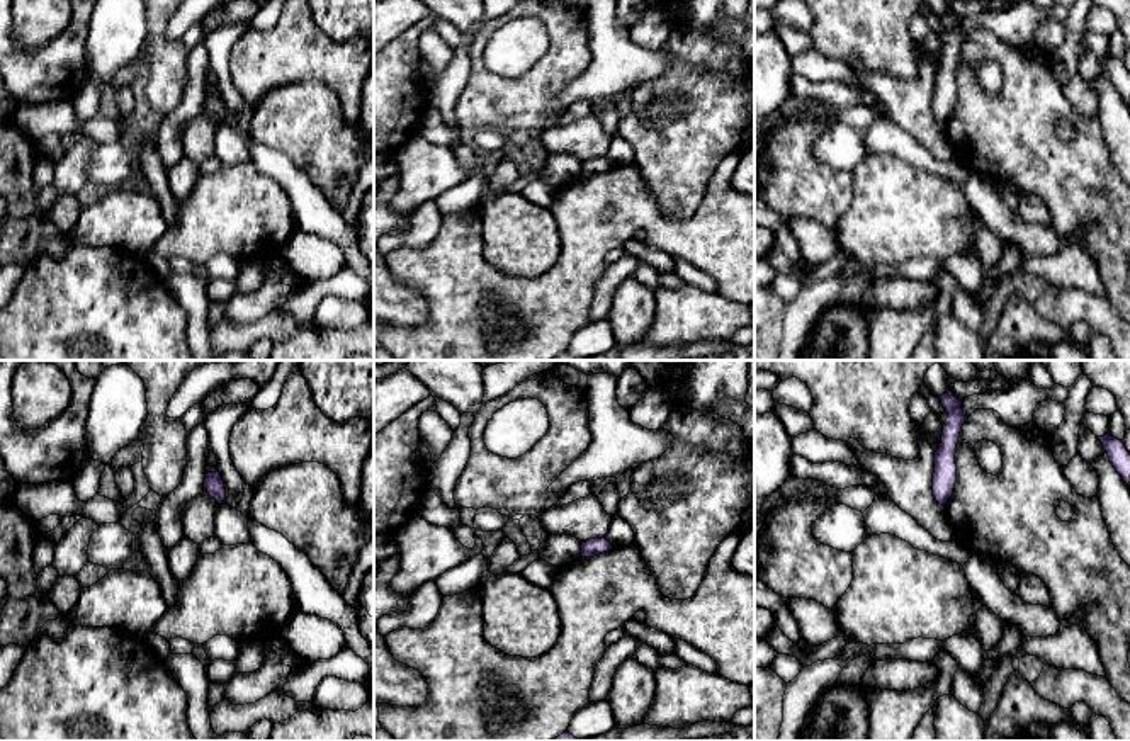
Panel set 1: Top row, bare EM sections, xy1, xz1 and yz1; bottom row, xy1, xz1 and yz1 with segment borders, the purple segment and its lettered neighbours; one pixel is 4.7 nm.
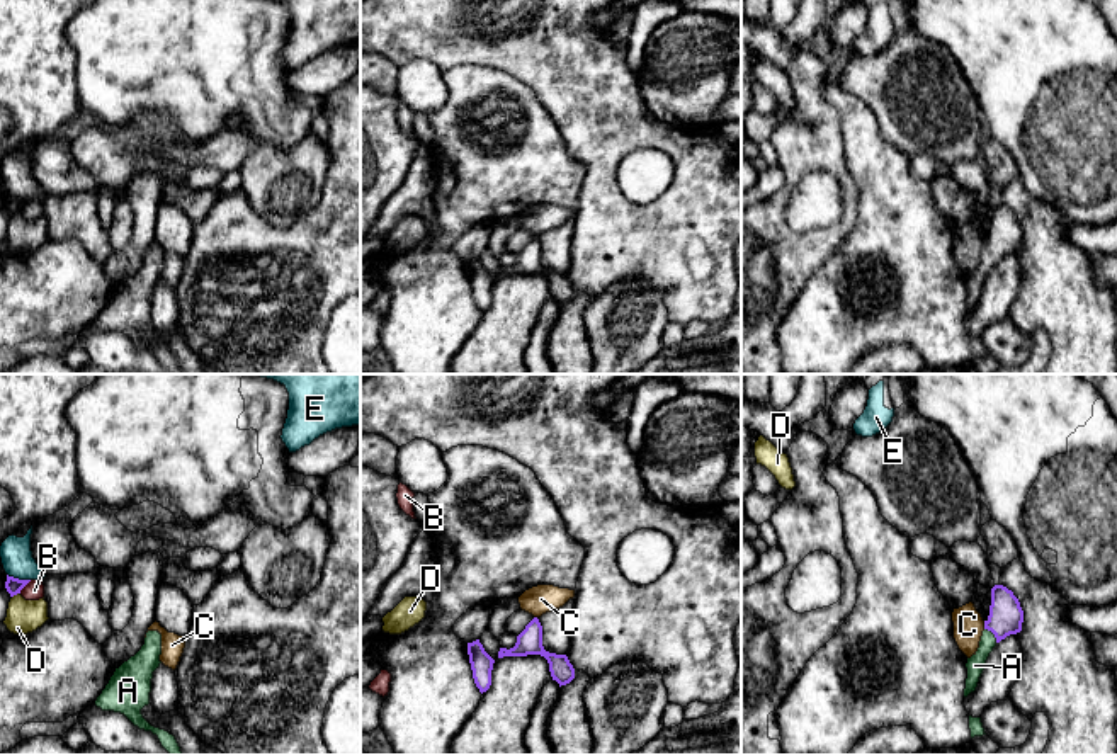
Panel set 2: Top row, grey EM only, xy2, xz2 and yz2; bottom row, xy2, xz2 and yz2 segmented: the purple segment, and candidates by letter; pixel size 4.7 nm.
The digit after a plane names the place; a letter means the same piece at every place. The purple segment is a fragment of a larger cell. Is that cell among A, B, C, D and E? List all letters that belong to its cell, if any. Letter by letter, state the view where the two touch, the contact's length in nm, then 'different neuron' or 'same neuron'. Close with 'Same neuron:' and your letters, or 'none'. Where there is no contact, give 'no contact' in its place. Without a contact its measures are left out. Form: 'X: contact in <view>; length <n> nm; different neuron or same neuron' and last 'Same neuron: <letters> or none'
A: contact in yz2; length 90 nm; same neuron
B: contact in xy2; length 90 nm; different neuron
C: contact in yz2; length 40 nm; different neuron
D: contact in xy2; length 50 nm; different neuron
E: contact in xy2; length 120 nm; different neuron
Same neuron: A

